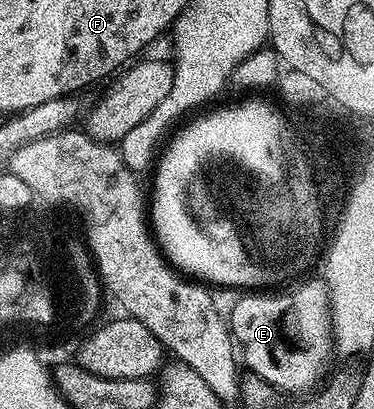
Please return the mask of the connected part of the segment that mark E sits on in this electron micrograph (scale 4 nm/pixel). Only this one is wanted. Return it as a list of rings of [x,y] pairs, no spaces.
[[[322,280],[307,281],[304,285],[296,287],[292,293],[290,291],[279,291],[274,295],[243,295],[239,302],[231,309],[231,317],[229,313],[229,332],[233,338],[234,344],[237,346],[238,356],[241,358],[242,364],[246,366],[252,373],[256,373],[263,381],[267,381],[272,388],[284,393],[303,393],[306,389],[314,390],[316,386],[324,380],[323,372],[327,369],[327,363],[333,358],[333,338],[331,335],[331,302],[327,300],[327,287]]]

